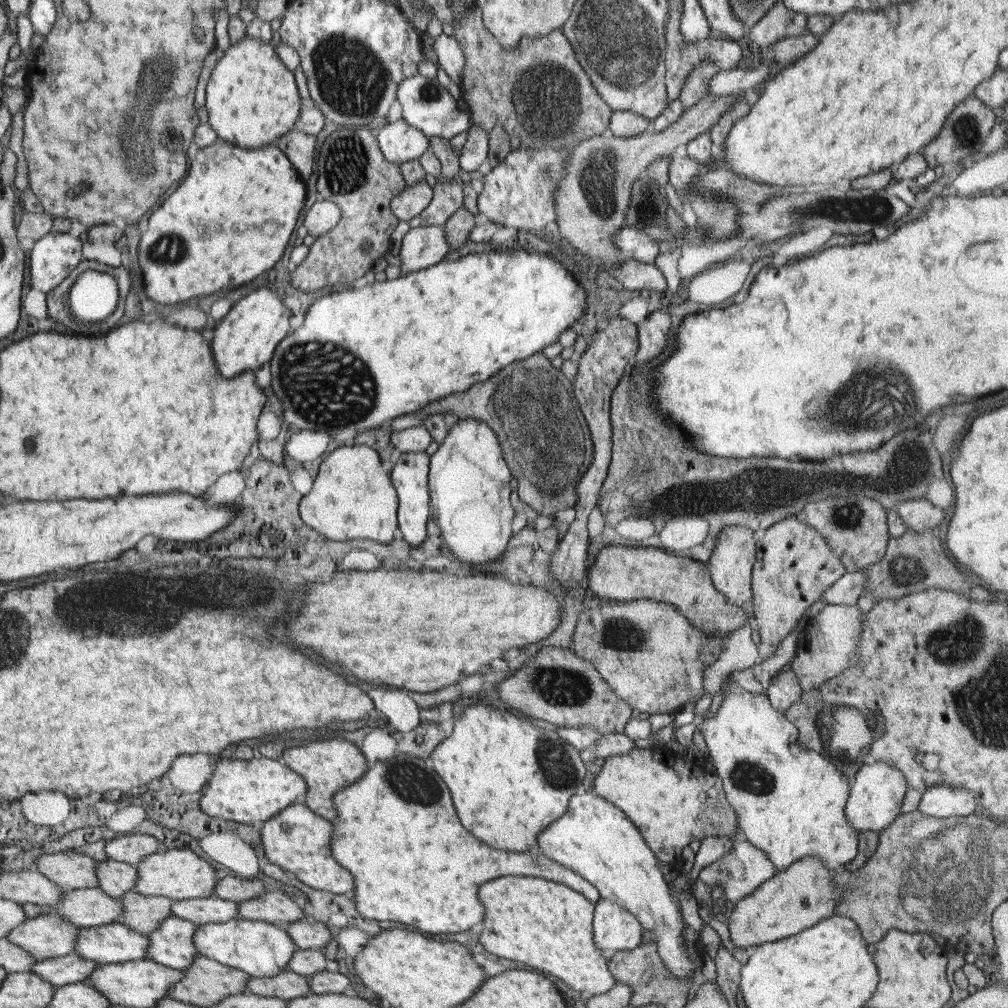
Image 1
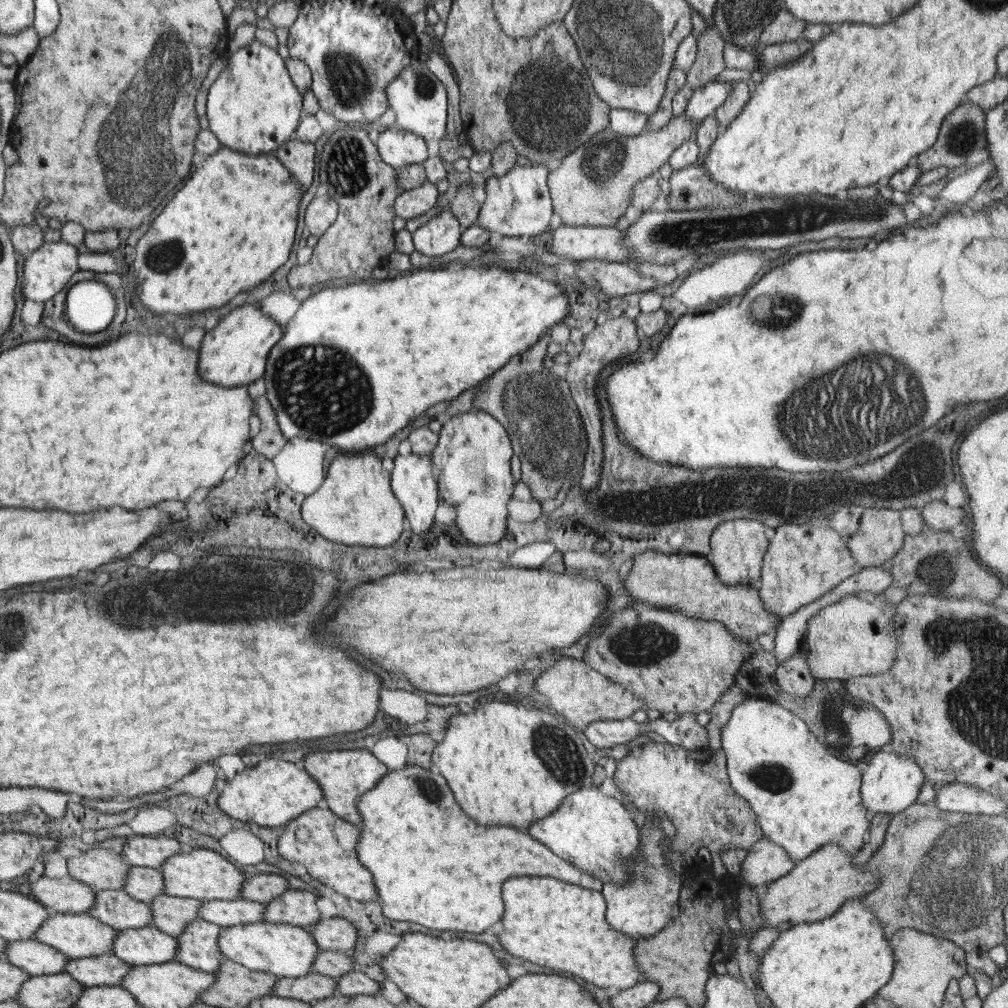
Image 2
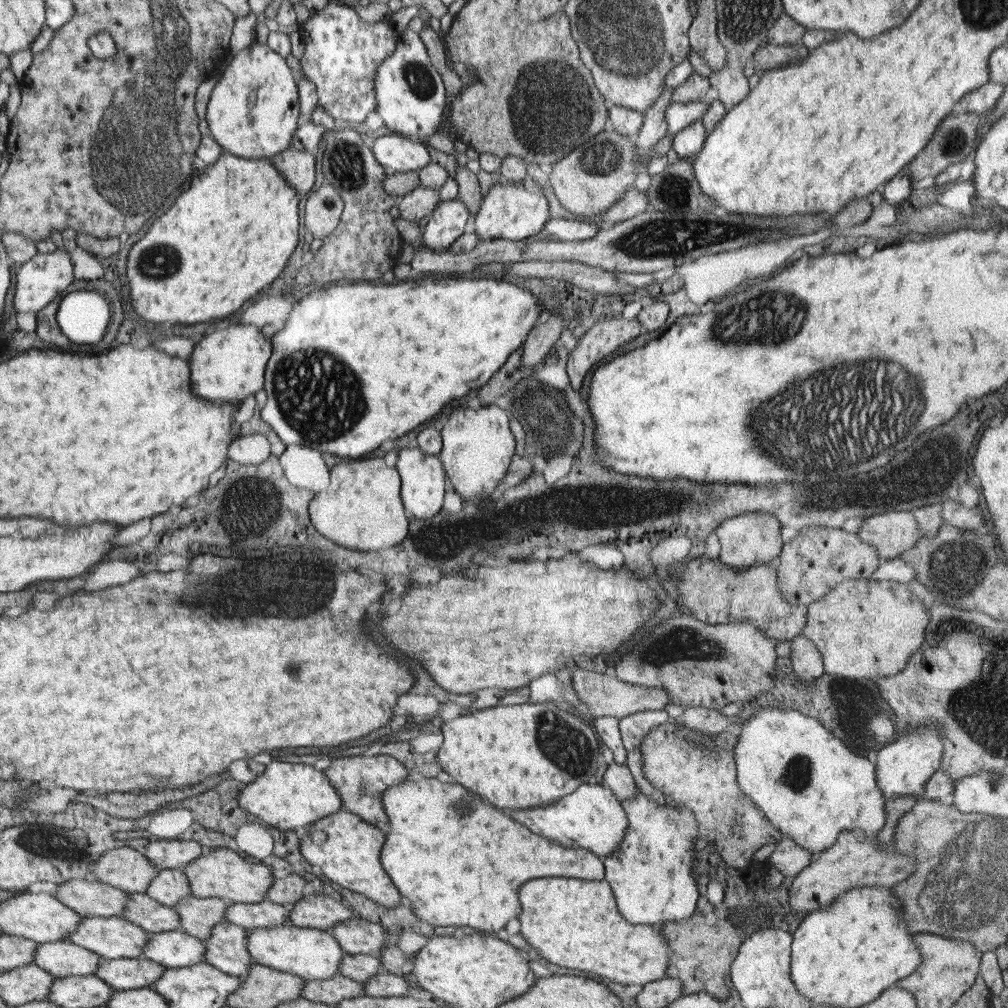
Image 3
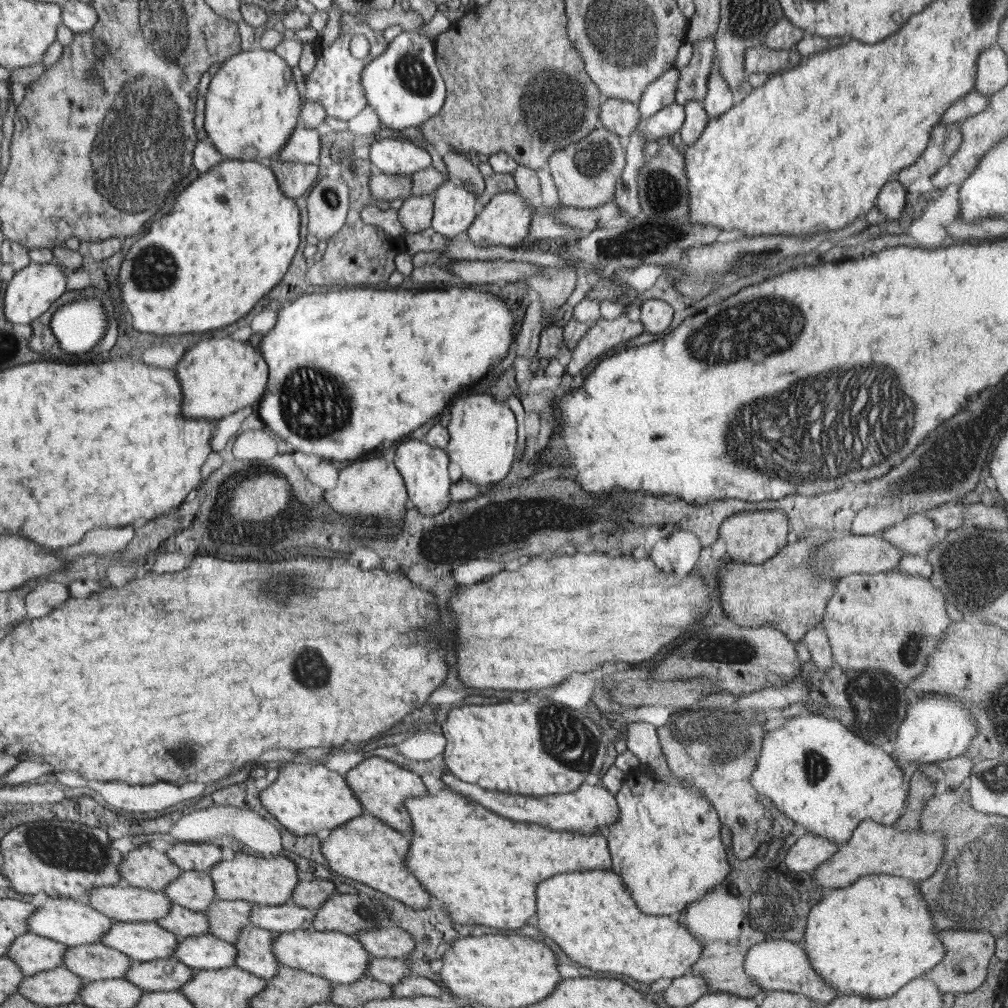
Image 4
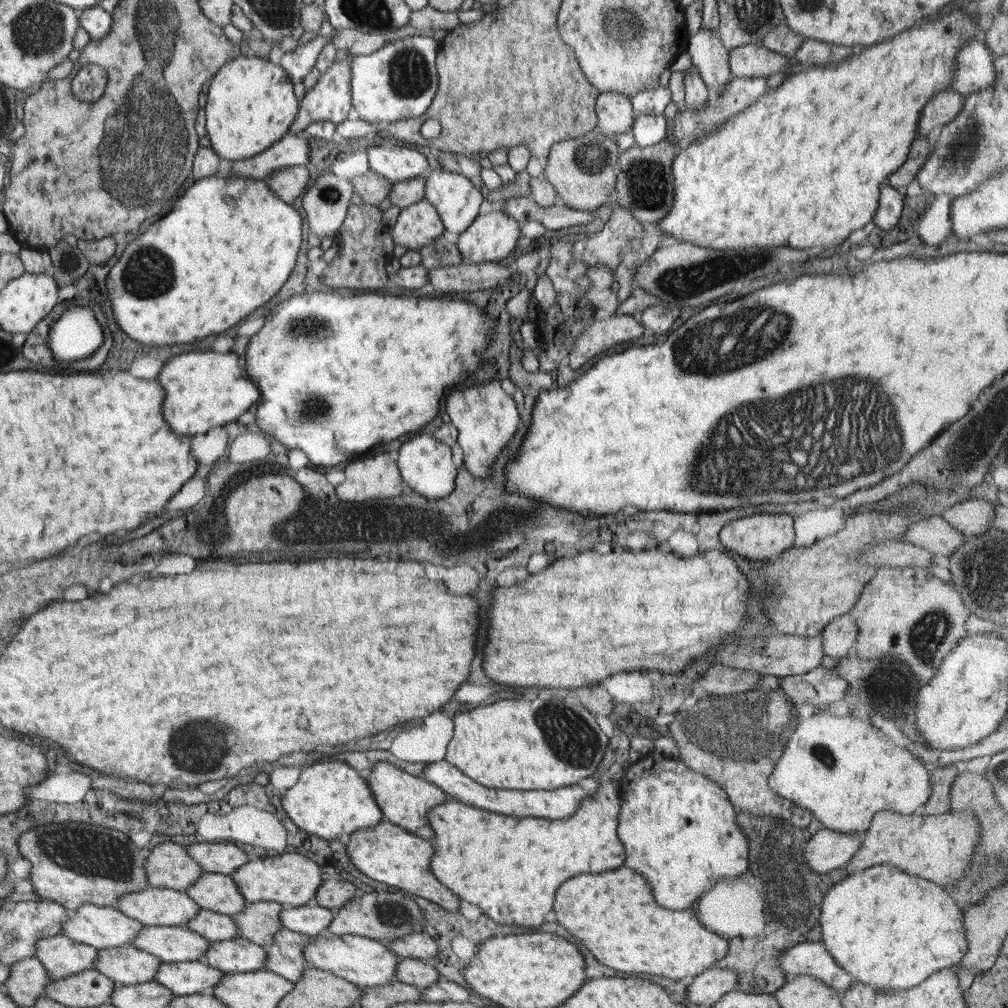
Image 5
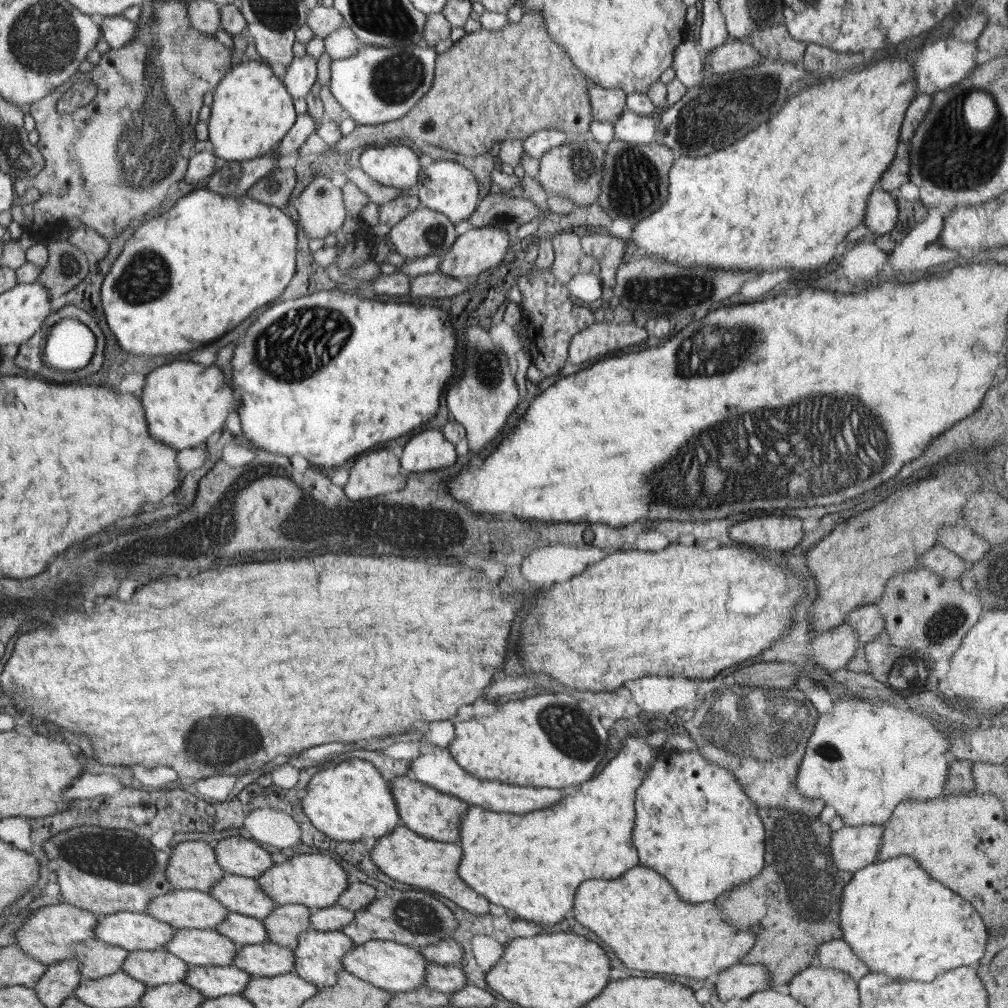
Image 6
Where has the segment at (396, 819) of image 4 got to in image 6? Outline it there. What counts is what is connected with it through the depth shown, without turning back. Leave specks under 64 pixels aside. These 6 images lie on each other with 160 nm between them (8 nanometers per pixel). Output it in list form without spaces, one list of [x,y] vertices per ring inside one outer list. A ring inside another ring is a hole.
[[[410,774],[397,776],[389,783],[402,825],[430,840],[446,843],[461,840],[461,820],[470,807],[467,802],[421,783]]]

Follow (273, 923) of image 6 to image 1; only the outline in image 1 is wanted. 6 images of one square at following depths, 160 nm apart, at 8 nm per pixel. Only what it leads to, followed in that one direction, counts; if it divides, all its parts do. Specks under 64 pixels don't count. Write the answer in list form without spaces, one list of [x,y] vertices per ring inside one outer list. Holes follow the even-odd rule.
[[[134,890],[119,899],[125,914],[116,922],[124,923],[136,932],[148,935],[157,930],[161,922],[173,914],[175,900],[165,896],[143,895]]]

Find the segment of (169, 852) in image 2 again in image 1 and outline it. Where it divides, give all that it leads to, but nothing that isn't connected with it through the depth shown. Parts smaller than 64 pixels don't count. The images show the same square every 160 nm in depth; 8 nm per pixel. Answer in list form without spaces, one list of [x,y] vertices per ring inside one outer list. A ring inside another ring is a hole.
[[[130,832],[107,841],[105,851],[112,860],[136,865],[145,856],[164,849],[163,846],[154,836]]]

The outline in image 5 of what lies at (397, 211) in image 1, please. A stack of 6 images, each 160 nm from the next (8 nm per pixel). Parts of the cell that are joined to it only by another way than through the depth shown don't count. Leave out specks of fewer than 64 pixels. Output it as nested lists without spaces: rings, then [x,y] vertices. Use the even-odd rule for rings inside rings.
[[[425,199],[401,209],[390,231],[395,244],[410,250],[420,250],[441,234],[448,235],[436,208]]]

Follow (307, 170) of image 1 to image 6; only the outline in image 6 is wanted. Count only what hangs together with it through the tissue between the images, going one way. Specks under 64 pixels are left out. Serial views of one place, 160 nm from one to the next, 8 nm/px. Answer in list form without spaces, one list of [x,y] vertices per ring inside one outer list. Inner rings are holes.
[[[272,170],[250,187],[246,195],[258,202],[285,208],[294,186],[296,186],[294,170],[274,170],[274,172]]]

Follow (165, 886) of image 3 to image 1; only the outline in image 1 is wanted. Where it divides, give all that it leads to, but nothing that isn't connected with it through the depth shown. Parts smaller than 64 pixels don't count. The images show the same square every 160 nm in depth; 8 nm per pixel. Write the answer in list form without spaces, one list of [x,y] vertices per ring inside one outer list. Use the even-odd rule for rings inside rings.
[[[109,858],[97,864],[97,876],[101,882],[98,887],[111,897],[120,899],[137,886],[139,868],[136,865]]]

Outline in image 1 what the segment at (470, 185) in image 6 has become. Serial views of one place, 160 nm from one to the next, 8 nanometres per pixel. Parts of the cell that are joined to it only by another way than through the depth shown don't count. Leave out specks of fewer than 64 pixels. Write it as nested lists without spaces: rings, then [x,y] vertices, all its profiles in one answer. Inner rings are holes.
[[[444,225],[411,227],[403,238],[402,266],[393,274],[405,275],[434,266],[444,259],[449,249]]]

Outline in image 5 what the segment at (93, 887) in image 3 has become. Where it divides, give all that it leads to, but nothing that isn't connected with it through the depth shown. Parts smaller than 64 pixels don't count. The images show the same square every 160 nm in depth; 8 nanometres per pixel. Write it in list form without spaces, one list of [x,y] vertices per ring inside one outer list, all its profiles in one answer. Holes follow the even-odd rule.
[[[150,886],[140,892],[124,894],[119,898],[115,908],[122,911],[126,916],[140,921],[148,926],[185,926],[199,912],[201,906],[185,891],[169,888],[156,888]]]

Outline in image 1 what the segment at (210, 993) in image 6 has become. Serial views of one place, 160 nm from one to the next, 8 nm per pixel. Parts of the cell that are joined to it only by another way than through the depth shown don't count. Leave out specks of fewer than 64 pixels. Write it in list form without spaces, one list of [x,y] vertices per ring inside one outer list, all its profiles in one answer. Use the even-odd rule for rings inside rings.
[[[70,954],[62,957],[50,958],[36,962],[30,968],[30,973],[44,978],[52,986],[62,987],[65,985],[84,983],[98,967],[99,962],[84,960],[78,954]]]

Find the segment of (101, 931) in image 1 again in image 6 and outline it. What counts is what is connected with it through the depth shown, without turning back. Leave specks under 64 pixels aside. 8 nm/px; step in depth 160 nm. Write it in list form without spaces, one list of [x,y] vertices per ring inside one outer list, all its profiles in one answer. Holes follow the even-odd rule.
[[[272,941],[238,948],[232,966],[248,972],[254,978],[276,977],[294,972],[294,952]]]

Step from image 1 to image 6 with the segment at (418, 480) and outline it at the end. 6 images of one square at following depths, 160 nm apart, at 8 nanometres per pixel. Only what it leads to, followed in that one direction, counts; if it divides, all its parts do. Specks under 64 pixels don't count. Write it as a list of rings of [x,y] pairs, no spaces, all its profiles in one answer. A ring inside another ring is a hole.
[[[426,430],[402,448],[399,459],[401,469],[407,475],[452,468],[458,460],[454,447],[455,444],[446,440],[442,431]]]

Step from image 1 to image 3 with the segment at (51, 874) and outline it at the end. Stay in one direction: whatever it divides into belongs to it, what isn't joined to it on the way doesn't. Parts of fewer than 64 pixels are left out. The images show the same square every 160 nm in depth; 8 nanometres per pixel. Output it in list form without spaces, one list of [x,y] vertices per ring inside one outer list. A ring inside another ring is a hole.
[[[134,848],[107,850],[93,864],[93,878],[129,893],[145,893],[159,871],[153,862]]]

